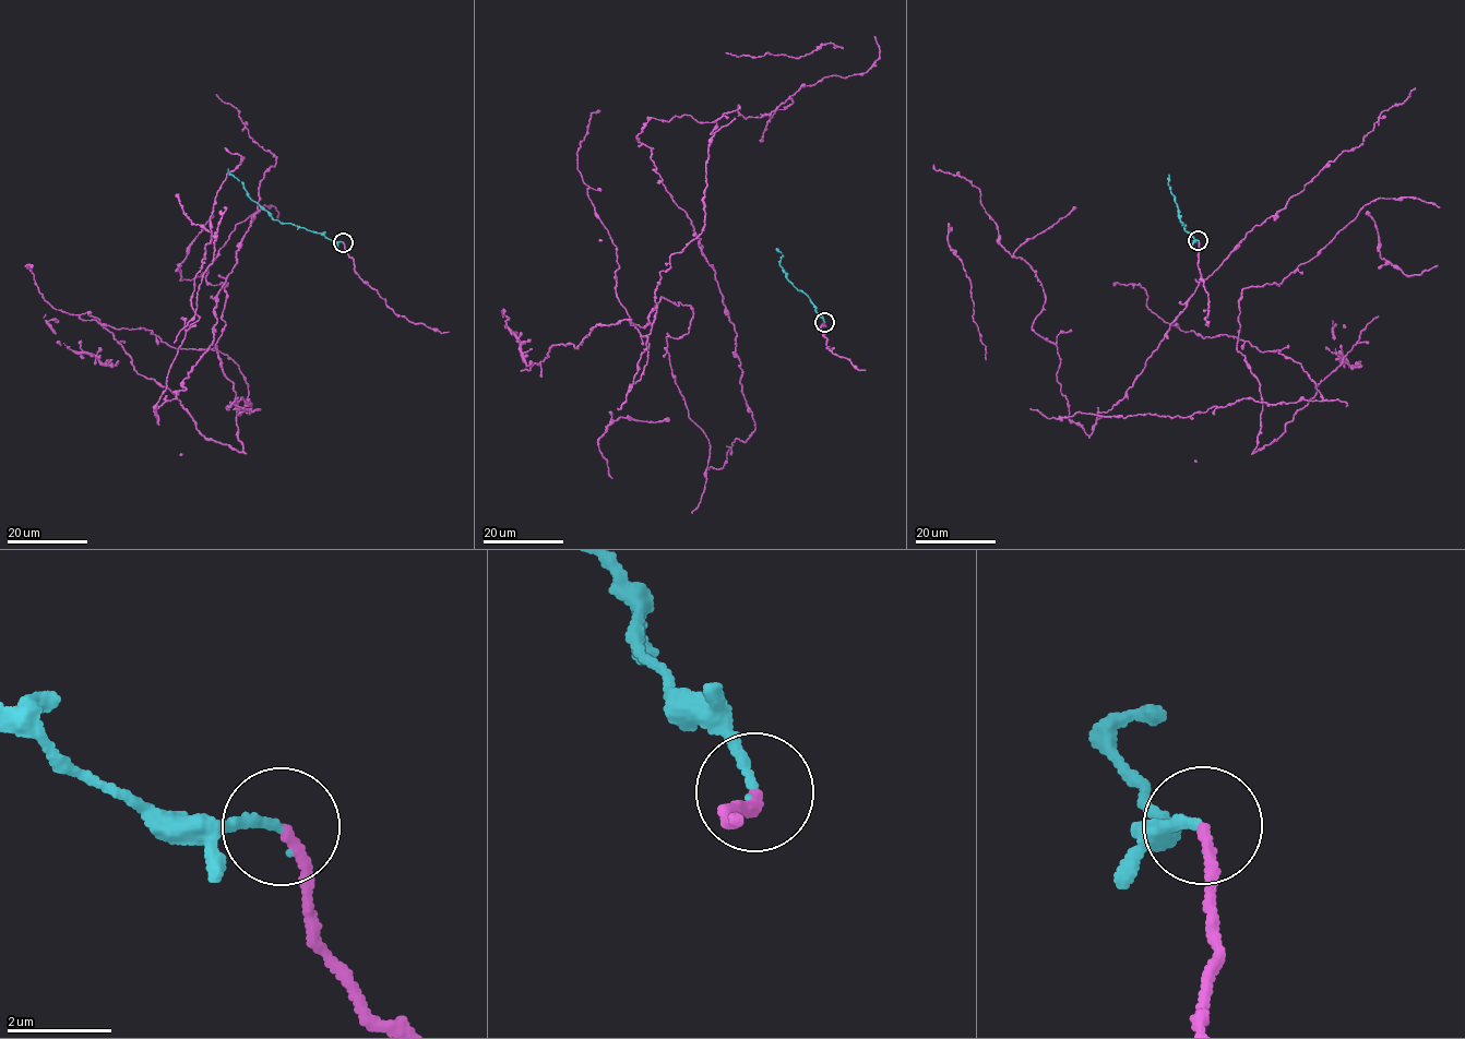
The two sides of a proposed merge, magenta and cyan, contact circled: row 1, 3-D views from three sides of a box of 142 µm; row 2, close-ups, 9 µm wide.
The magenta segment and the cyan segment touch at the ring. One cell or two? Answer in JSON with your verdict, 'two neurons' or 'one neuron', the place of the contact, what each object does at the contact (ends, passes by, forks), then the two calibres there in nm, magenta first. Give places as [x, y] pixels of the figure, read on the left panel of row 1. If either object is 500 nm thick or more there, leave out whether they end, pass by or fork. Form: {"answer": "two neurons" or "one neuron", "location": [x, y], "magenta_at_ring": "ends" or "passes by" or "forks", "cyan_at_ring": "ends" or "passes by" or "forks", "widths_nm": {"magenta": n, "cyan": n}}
{"answer": "one neuron", "location": [343, 242], "magenta_at_ring": "ends", "cyan_at_ring": "ends", "widths_nm": {"magenta": 190, "cyan": 180}}

